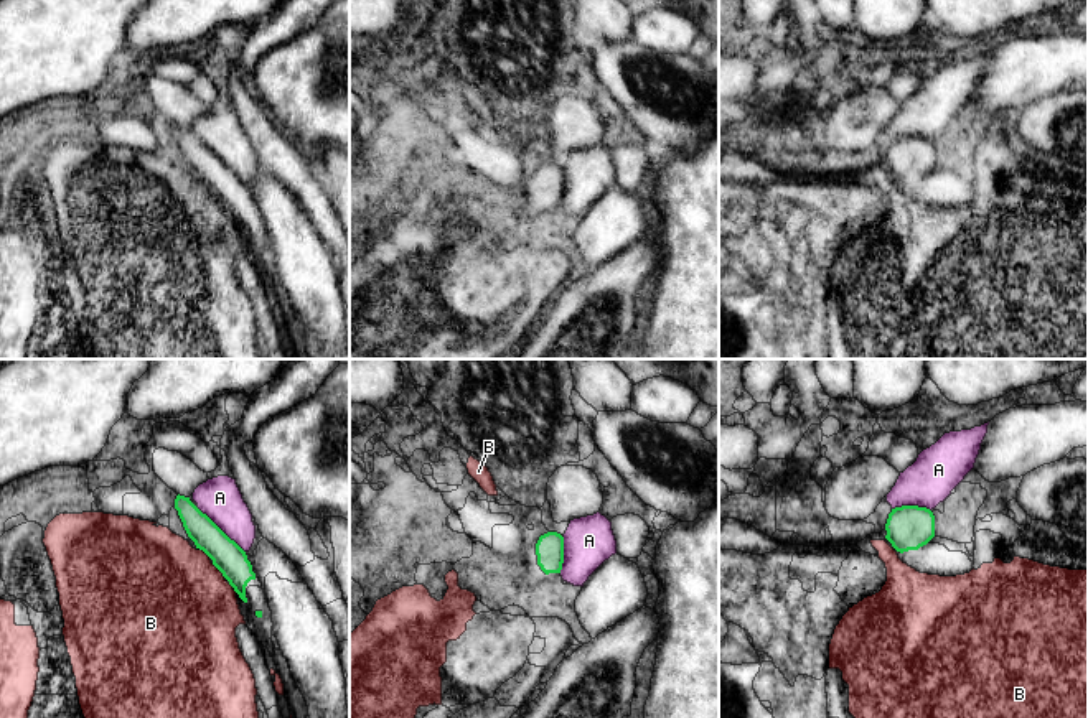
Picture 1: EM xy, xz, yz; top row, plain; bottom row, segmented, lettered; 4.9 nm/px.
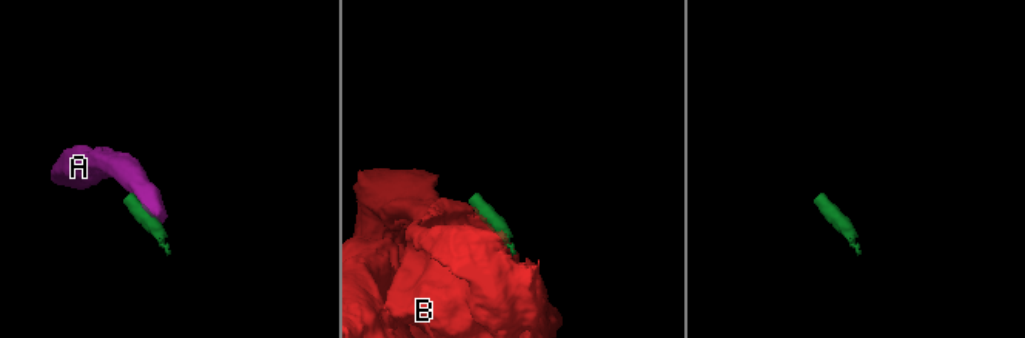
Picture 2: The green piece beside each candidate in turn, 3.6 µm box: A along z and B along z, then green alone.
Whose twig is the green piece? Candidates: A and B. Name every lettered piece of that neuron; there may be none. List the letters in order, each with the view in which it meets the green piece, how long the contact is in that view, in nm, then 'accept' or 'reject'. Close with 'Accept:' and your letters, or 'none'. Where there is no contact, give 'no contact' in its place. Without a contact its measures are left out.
A: contact in xy; length 320 nm; accept
B: contact in xy; length 100 nm; reject
Accept: A

